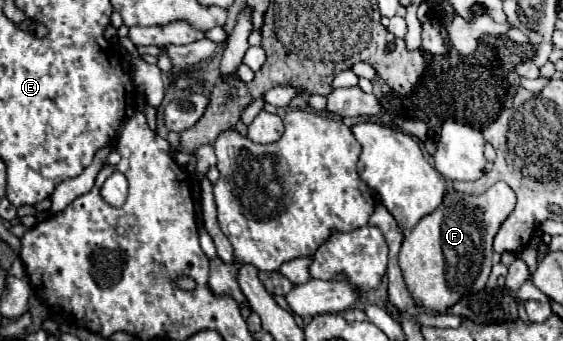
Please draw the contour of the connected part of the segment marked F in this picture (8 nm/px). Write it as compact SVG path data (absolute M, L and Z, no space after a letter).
M496 182L490 190L486 190L480 196L460 194L454 188L448 188L444 194L444 202L428 216L424 216L412 232L404 238L402 250L400 250L400 268L404 272L404 280L408 284L408 290L412 292L412 298L420 300L420 304L426 310L442 312L450 306L454 306L464 294L478 292L486 286L490 270L492 270L492 242L498 234L500 226L504 224L504 218L512 214L516 206L516 194L506 182Z

